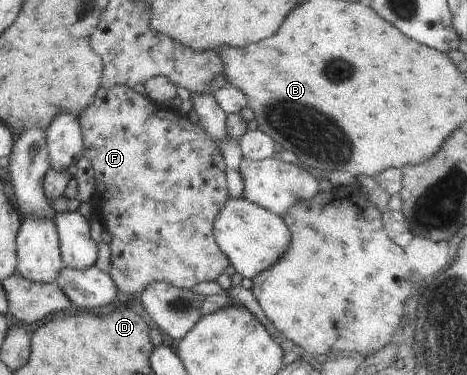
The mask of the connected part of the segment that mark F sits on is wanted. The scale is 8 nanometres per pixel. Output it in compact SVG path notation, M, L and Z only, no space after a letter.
M112 86L110 89L101 87L96 92L94 101L78 116L78 122L80 130L82 130L82 144L84 144L82 156L90 161L96 172L96 194L92 196L90 203L96 218L102 220L104 228L109 234L111 268L108 274L118 290L120 299L137 307L137 300L144 292L144 288L154 282L164 282L177 288L189 290L199 283L217 281L230 264L215 242L214 222L220 214L220 210L231 198L227 188L224 156L222 156L219 144L212 140L199 124L192 124L187 116L180 111L156 105L128 86Z

